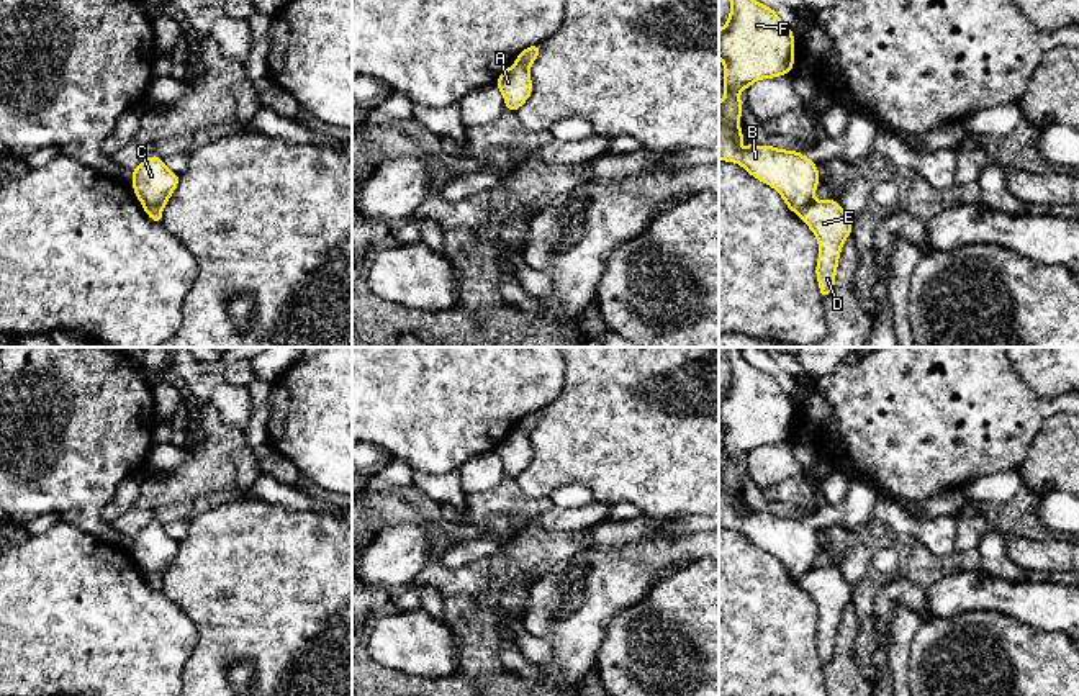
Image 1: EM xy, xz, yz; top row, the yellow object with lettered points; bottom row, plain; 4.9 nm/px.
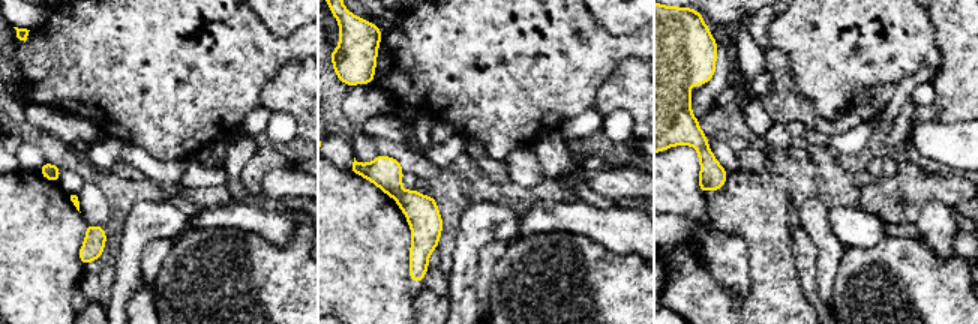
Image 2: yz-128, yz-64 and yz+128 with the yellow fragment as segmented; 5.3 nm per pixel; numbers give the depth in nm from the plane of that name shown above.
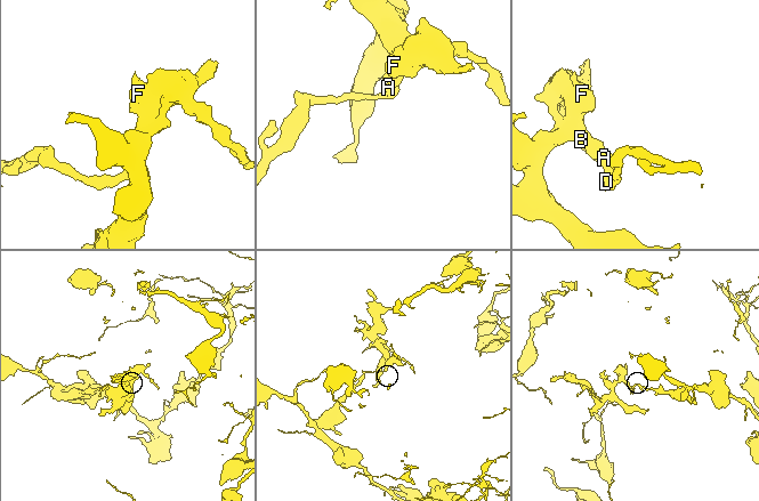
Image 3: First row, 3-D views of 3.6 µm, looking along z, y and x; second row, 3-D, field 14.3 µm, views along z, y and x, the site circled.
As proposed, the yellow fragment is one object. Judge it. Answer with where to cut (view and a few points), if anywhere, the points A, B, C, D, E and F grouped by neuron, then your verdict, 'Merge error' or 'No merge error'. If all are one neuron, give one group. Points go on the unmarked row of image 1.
Split along xy (143, 570), (161, 577). Groups: A D E / B C F. Merge error

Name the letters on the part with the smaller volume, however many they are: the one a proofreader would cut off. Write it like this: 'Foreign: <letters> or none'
Foreign: B, C, F

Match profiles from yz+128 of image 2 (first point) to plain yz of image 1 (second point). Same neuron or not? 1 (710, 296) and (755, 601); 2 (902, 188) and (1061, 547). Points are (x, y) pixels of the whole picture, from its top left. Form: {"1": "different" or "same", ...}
{"1": "different", "2": "same"}

